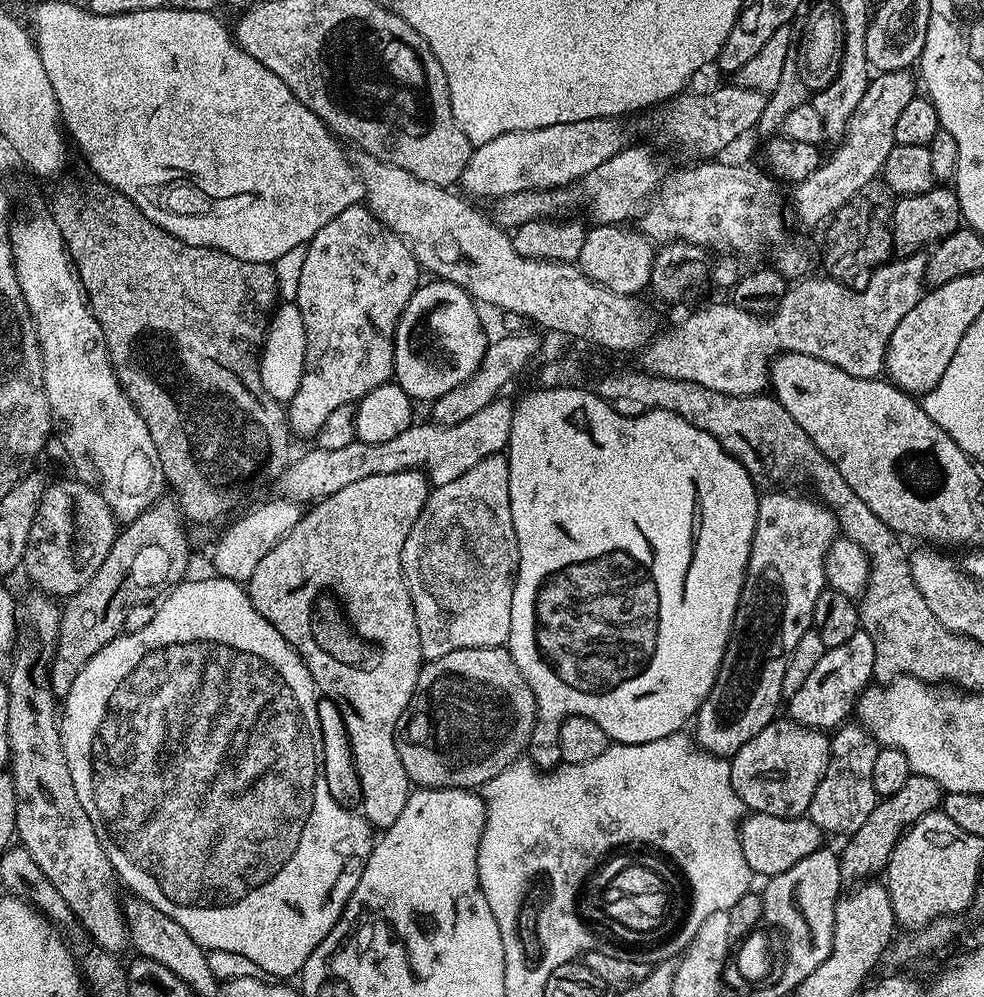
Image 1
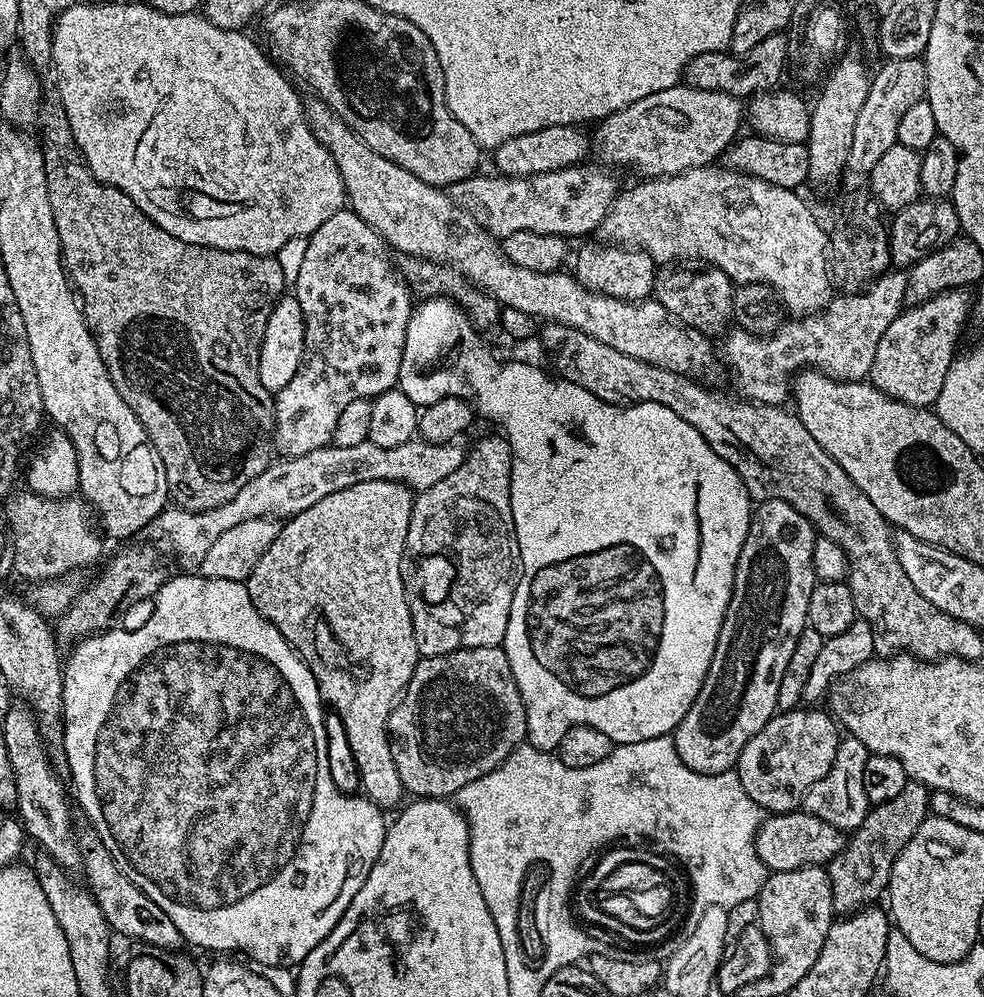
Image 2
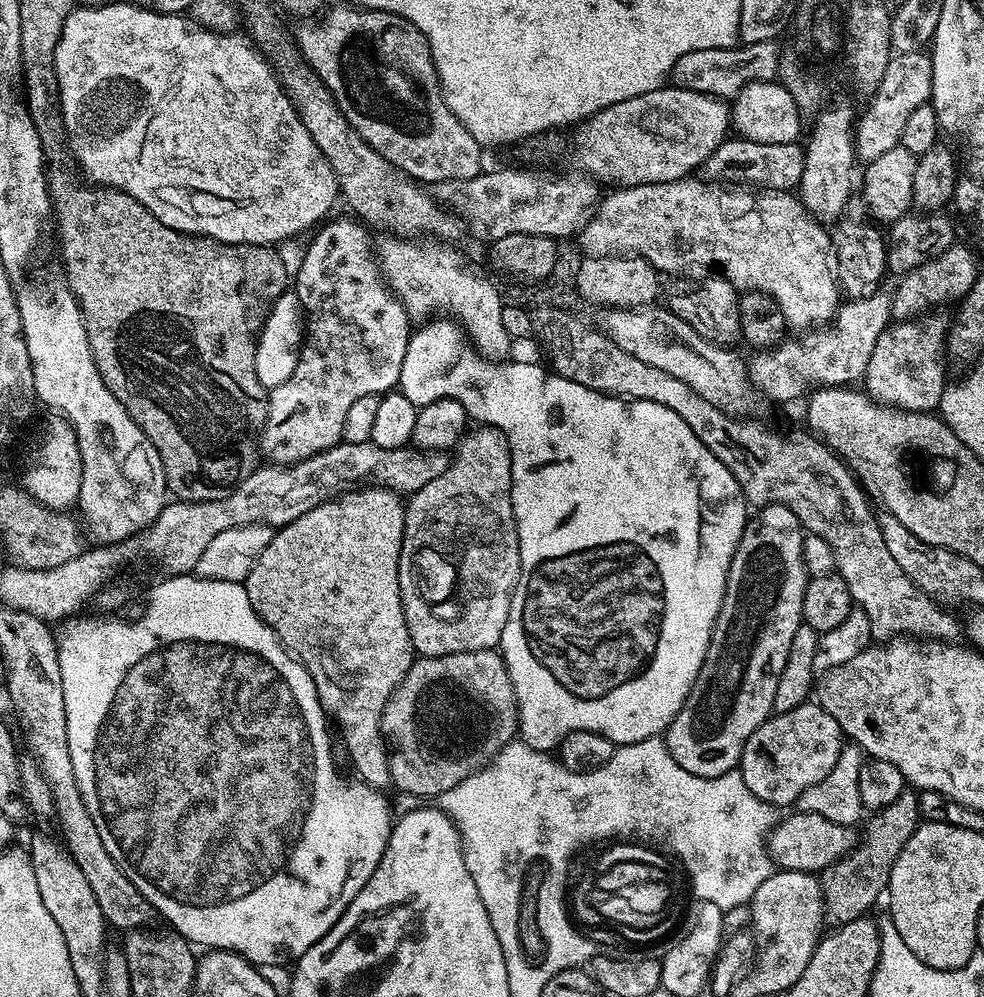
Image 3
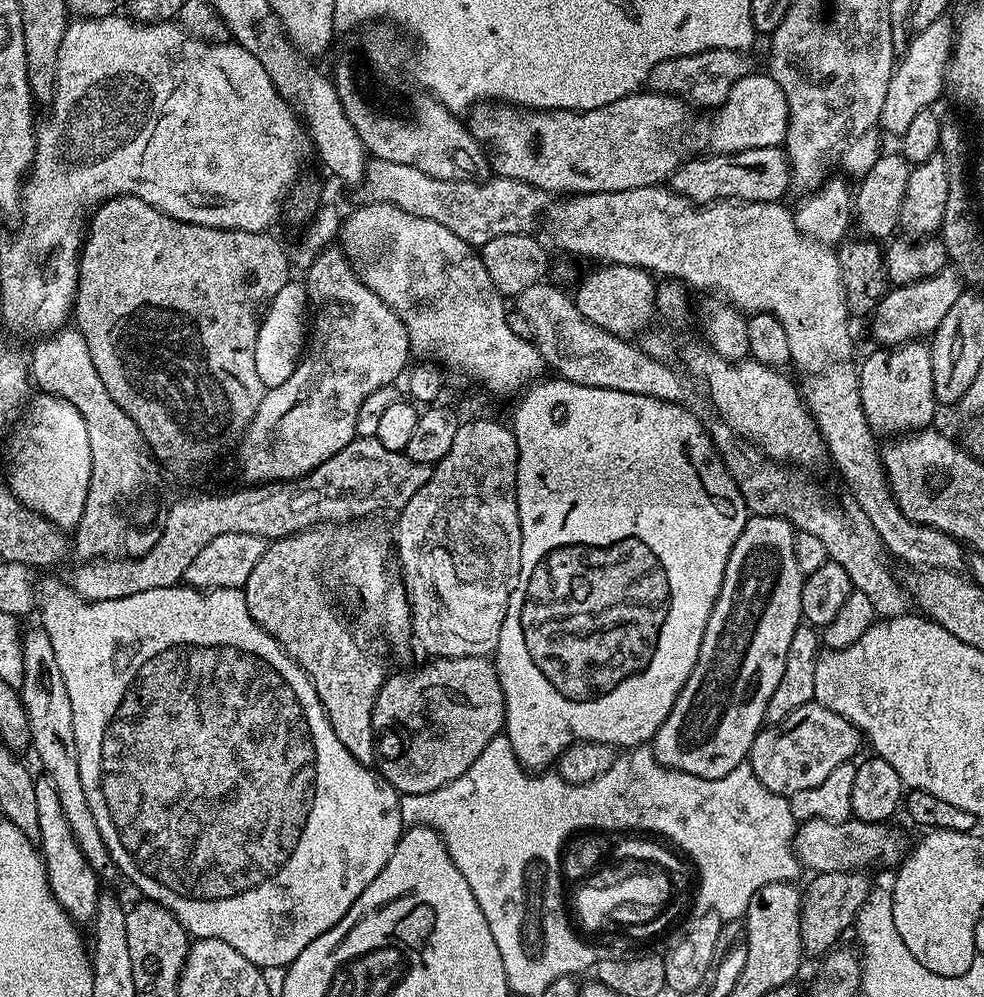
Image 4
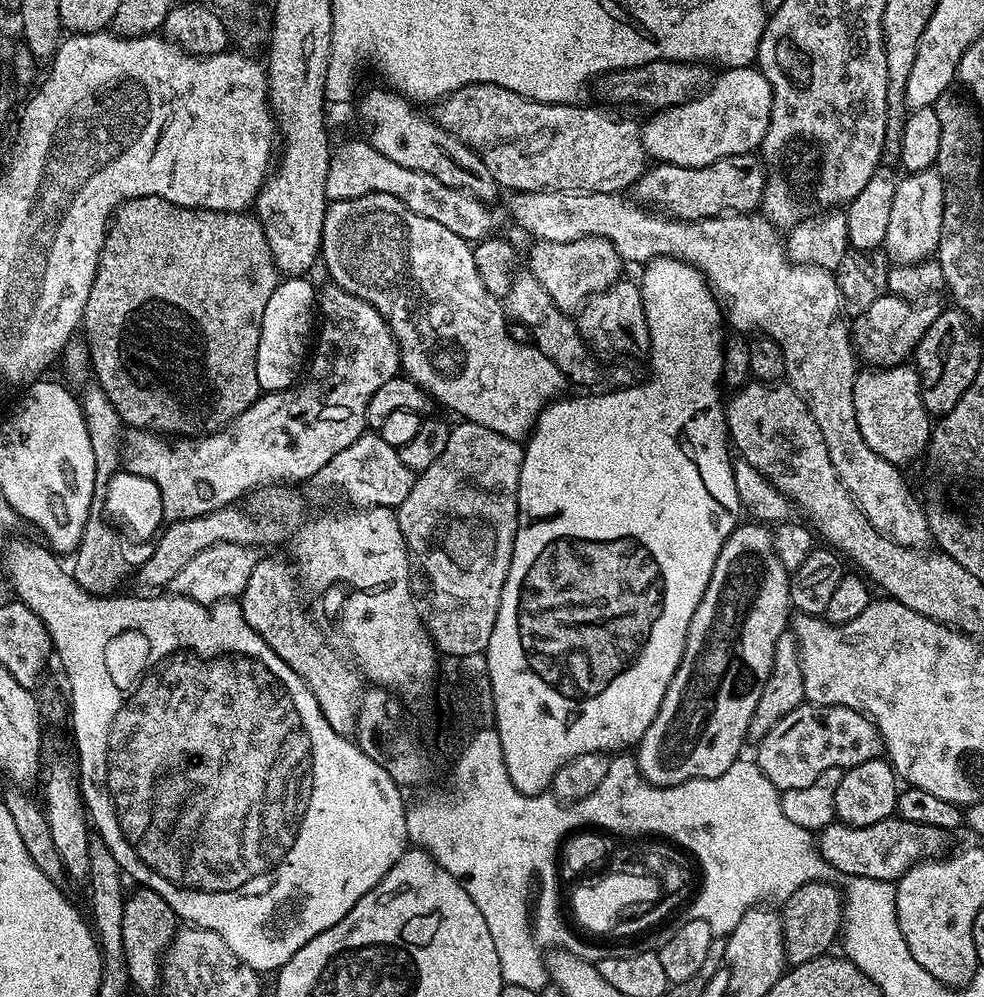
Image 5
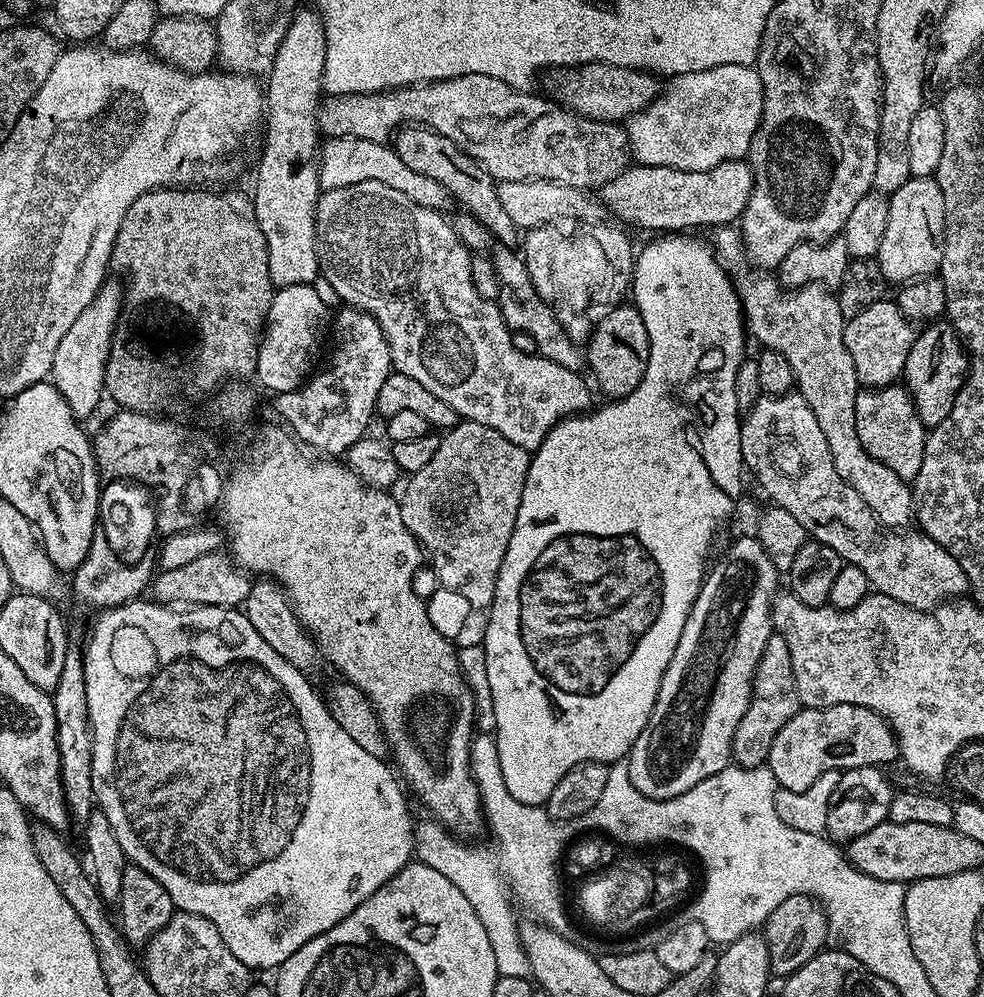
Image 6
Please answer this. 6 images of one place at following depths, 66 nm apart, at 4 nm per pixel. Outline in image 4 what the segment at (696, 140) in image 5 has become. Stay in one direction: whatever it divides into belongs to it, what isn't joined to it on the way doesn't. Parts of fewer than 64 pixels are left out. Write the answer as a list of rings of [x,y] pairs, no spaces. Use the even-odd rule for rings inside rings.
[[[767,74],[744,76],[730,90],[720,107],[715,109],[708,128],[708,144],[713,153],[741,152],[759,148],[779,148],[788,129],[788,107],[782,86]]]

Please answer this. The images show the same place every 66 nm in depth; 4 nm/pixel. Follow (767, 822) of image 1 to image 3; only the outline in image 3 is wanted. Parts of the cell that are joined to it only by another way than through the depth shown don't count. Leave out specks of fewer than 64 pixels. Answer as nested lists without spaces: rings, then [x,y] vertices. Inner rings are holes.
[[[799,810],[793,811],[793,816],[788,816],[779,821],[776,827],[772,829],[770,837],[767,840],[770,855],[781,869],[790,872],[811,872],[819,874],[825,868],[830,867],[835,860],[840,860],[847,856],[858,844],[858,832],[855,827],[847,824],[835,824],[830,822],[830,818],[822,818],[822,814],[810,814]]]

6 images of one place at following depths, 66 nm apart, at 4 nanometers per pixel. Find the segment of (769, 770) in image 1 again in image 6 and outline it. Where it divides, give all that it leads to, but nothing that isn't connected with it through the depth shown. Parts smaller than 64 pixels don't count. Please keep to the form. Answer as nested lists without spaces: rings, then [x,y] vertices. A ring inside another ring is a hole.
[[[839,704],[825,708],[801,707],[794,718],[778,730],[766,766],[774,774],[779,787],[801,792],[831,768],[874,768],[897,763],[897,760],[896,734],[877,712],[866,706]]]

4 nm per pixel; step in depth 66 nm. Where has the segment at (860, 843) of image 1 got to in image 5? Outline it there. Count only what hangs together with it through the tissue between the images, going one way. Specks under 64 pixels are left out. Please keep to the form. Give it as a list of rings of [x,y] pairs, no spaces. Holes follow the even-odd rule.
[[[815,880],[809,884],[804,884],[794,894],[790,894],[788,899],[782,904],[782,919],[784,922],[784,958],[789,965],[801,964],[807,960],[812,960],[816,956],[825,955],[832,943],[837,943],[842,932],[842,892],[839,887],[835,888],[835,883]]]

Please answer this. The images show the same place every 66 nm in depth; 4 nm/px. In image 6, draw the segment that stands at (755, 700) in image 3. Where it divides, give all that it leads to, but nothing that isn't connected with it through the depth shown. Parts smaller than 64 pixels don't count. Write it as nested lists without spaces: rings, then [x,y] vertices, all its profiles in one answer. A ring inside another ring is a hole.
[[[752,534],[740,536],[729,546],[720,564],[714,564],[700,585],[700,593],[686,618],[686,626],[682,626],[682,638],[678,638],[674,658],[670,658],[666,674],[662,674],[654,710],[626,757],[630,782],[634,782],[646,798],[669,800],[678,794],[686,794],[686,790],[698,786],[698,782],[729,767],[732,739],[738,730],[738,722],[742,722],[752,704],[756,667],[766,650],[766,642],[774,634],[772,601],[778,595],[778,573],[762,542]]]

